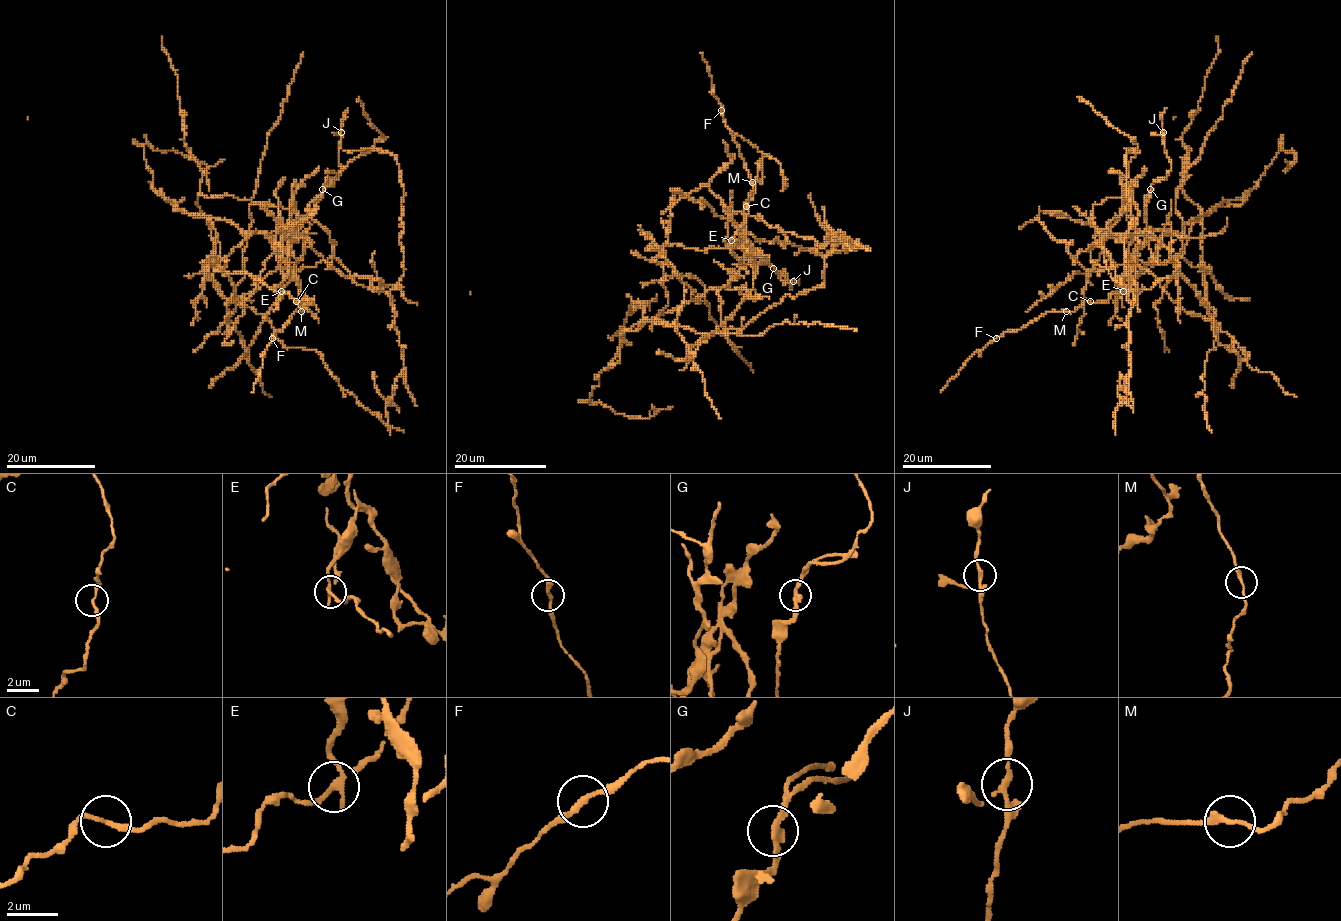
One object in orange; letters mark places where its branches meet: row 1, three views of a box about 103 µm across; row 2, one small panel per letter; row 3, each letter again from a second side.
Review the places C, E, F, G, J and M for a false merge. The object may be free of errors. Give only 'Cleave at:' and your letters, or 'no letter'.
Cleave at: E

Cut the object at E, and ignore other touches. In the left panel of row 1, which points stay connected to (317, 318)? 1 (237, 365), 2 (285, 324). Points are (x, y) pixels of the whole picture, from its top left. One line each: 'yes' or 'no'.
1: yes
2: no

